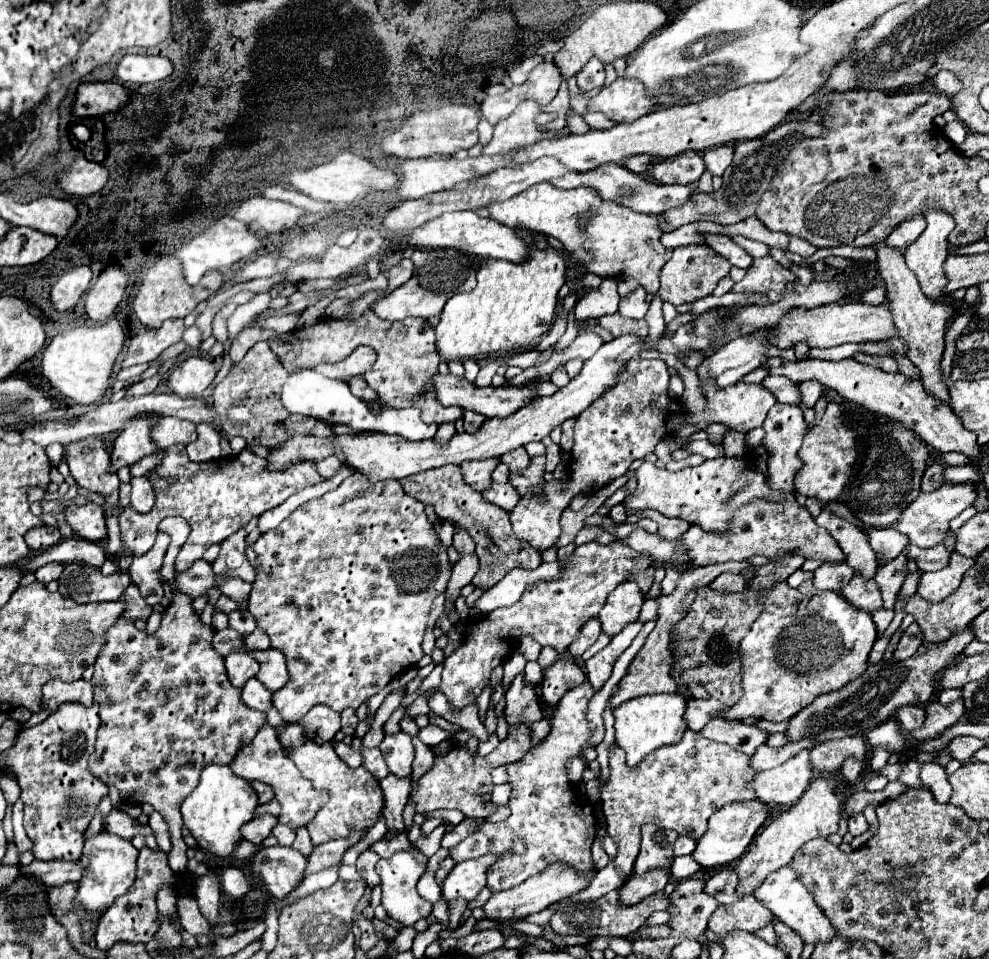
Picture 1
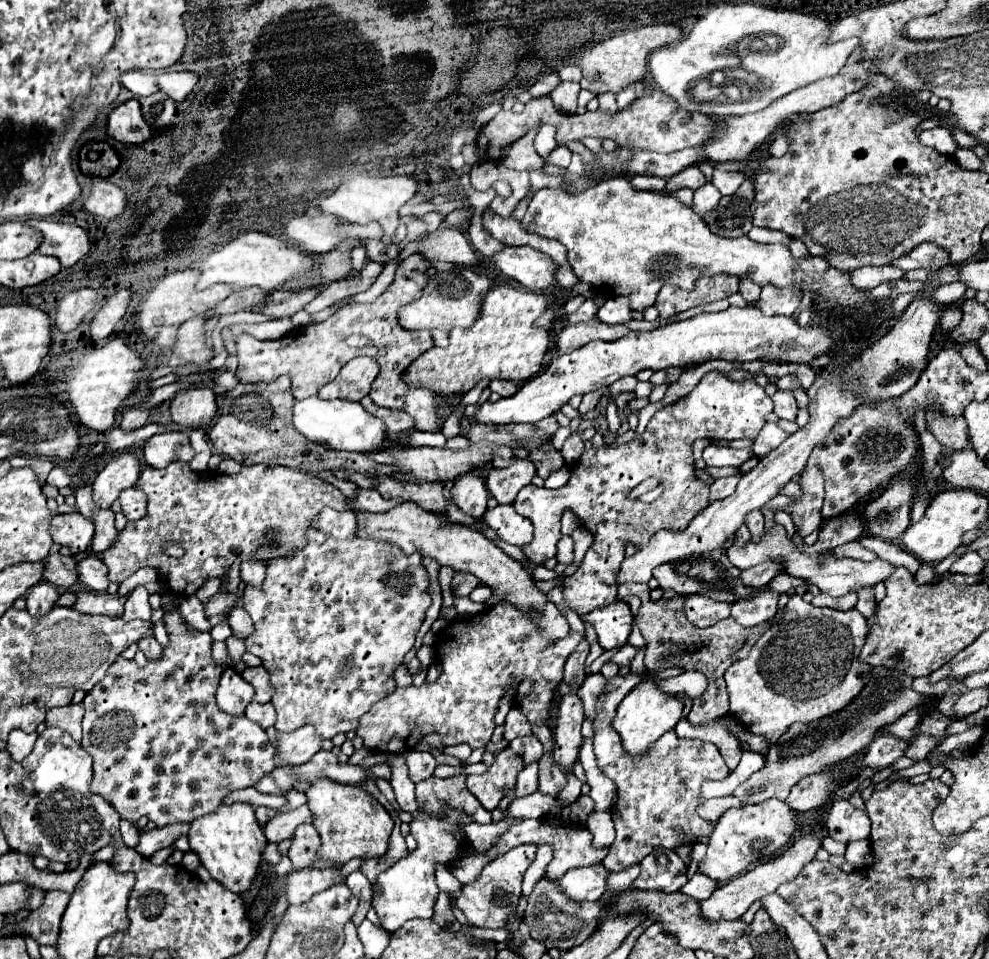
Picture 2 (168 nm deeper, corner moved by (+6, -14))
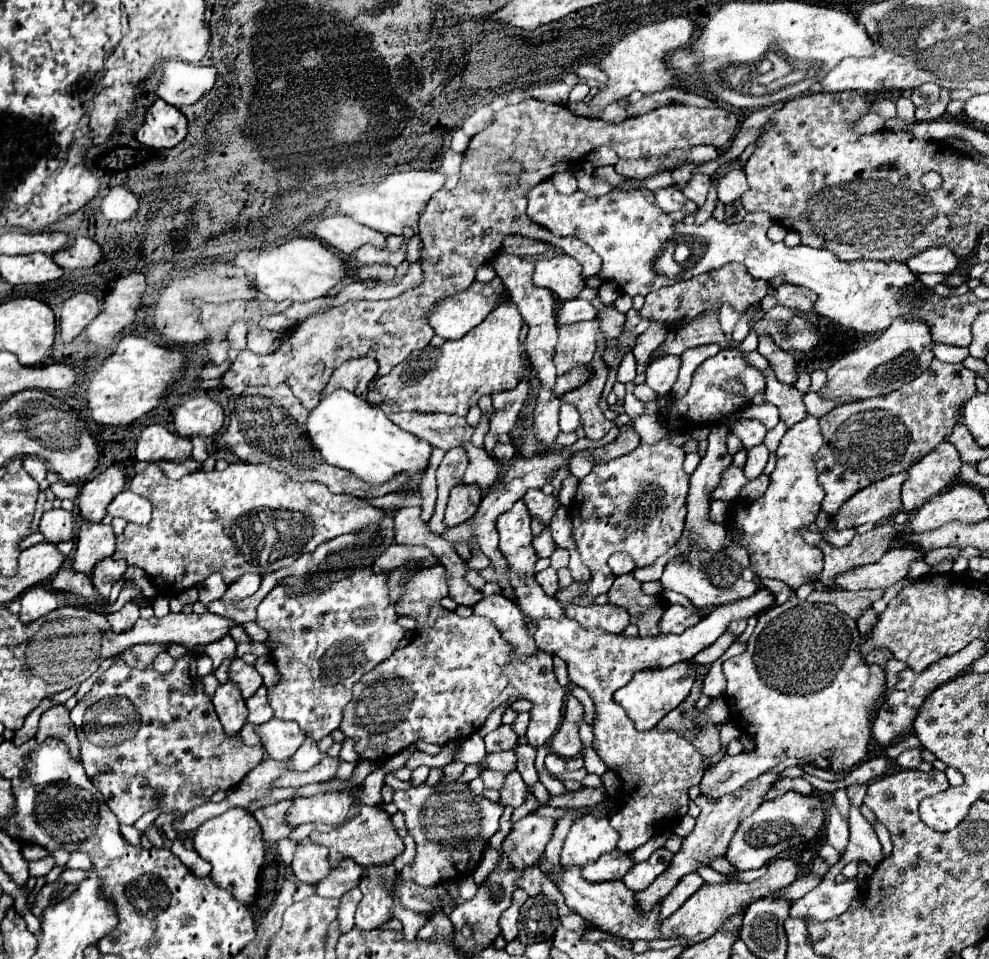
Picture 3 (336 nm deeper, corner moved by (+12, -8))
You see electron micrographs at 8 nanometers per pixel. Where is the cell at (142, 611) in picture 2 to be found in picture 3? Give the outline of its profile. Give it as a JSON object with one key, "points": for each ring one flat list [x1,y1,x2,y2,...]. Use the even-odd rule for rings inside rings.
{"points":[[127,603,123,609,109,613,107,619,109,619,109,625,115,633,123,633,123,631,131,629,135,625,135,621,139,619,139,607,133,603]]}

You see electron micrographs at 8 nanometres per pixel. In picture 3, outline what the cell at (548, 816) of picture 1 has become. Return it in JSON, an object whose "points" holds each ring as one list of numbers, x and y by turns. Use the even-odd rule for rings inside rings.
{"points":[[583,815,573,821,561,851,561,865,593,863,617,847,619,833,611,829,609,817]]}

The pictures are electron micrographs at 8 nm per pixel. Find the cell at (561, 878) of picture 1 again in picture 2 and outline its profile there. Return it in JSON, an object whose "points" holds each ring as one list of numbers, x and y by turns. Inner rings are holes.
{"points":[[601,863,569,869,561,879,557,879,557,885,571,901,599,901,605,893,607,873,609,871]]}

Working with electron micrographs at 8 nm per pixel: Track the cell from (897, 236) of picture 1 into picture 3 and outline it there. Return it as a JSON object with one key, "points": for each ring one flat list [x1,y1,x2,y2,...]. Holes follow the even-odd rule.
{"points":[[945,247,939,249,927,249,921,255,915,255,907,261,909,269,913,273,953,273,959,265,959,259]]}

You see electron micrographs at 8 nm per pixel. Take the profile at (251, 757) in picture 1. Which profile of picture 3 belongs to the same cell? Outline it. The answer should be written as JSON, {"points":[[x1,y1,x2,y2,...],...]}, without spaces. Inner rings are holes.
{"points":[[303,839,295,853,291,869,301,883,315,887,315,881,321,881,331,871,329,853,325,847,311,843,311,839]]}

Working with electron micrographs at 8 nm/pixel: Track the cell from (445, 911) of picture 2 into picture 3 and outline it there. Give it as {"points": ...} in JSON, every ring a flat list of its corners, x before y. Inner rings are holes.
{"points":[[437,911,427,923,425,927,417,933,417,939,425,939,425,941,439,941,445,939,453,933,453,923,449,921,449,917,443,911]]}

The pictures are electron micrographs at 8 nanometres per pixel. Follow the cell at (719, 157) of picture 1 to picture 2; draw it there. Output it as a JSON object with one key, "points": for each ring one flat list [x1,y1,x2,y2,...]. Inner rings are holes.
{"points":[[715,169,711,183,721,191,721,195,733,195,739,189,739,185,743,183,743,179,745,179,745,173,741,173,741,171,729,173,729,171]]}

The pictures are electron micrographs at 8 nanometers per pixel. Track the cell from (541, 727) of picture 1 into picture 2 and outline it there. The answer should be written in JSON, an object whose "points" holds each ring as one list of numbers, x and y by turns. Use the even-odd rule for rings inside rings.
{"points":[[537,763,525,765,521,775,517,775,517,789,515,789,515,797,519,795,529,795,537,791]]}

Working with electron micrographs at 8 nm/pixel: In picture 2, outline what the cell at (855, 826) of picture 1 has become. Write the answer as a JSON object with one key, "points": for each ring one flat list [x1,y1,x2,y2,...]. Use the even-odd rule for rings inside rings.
{"points":[[861,839,861,841,853,841,847,845,847,853,845,853,845,859,855,867,863,867,863,861,865,861,865,855,871,851,871,845,867,839]]}

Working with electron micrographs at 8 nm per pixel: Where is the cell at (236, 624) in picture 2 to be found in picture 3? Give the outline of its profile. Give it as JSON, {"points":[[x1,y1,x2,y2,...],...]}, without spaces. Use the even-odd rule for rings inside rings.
{"points":[[245,623,243,625,245,627,245,631,247,631,247,635,253,639,253,641,257,641,257,643,263,643,263,641,267,641,267,633,257,625,257,623]]}

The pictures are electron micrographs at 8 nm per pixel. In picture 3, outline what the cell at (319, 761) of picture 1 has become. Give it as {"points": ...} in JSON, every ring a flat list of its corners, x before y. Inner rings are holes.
{"points":[[363,805,361,813,355,819,351,819,349,823,333,829,329,833,313,831,309,835,309,839,319,843,319,845,325,845,329,849,331,865,337,865,339,861,343,861,343,857,349,857,355,863,365,865,365,867,367,865,387,865,387,861,393,861,405,849,403,839,399,839,393,831,389,815,383,813,379,807,367,807,367,805]]}

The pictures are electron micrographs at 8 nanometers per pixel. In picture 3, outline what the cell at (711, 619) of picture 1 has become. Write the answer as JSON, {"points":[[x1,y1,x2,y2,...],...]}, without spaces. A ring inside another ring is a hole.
{"points":[[621,575,615,579,613,587,607,593,609,603,625,607,631,615,631,623,639,629,641,637,659,635,659,617,665,613,667,603,659,595,645,595,641,583,633,575],[659,597,659,601,657,601],[647,609,647,613,645,613],[655,623,655,625,653,625]]}

